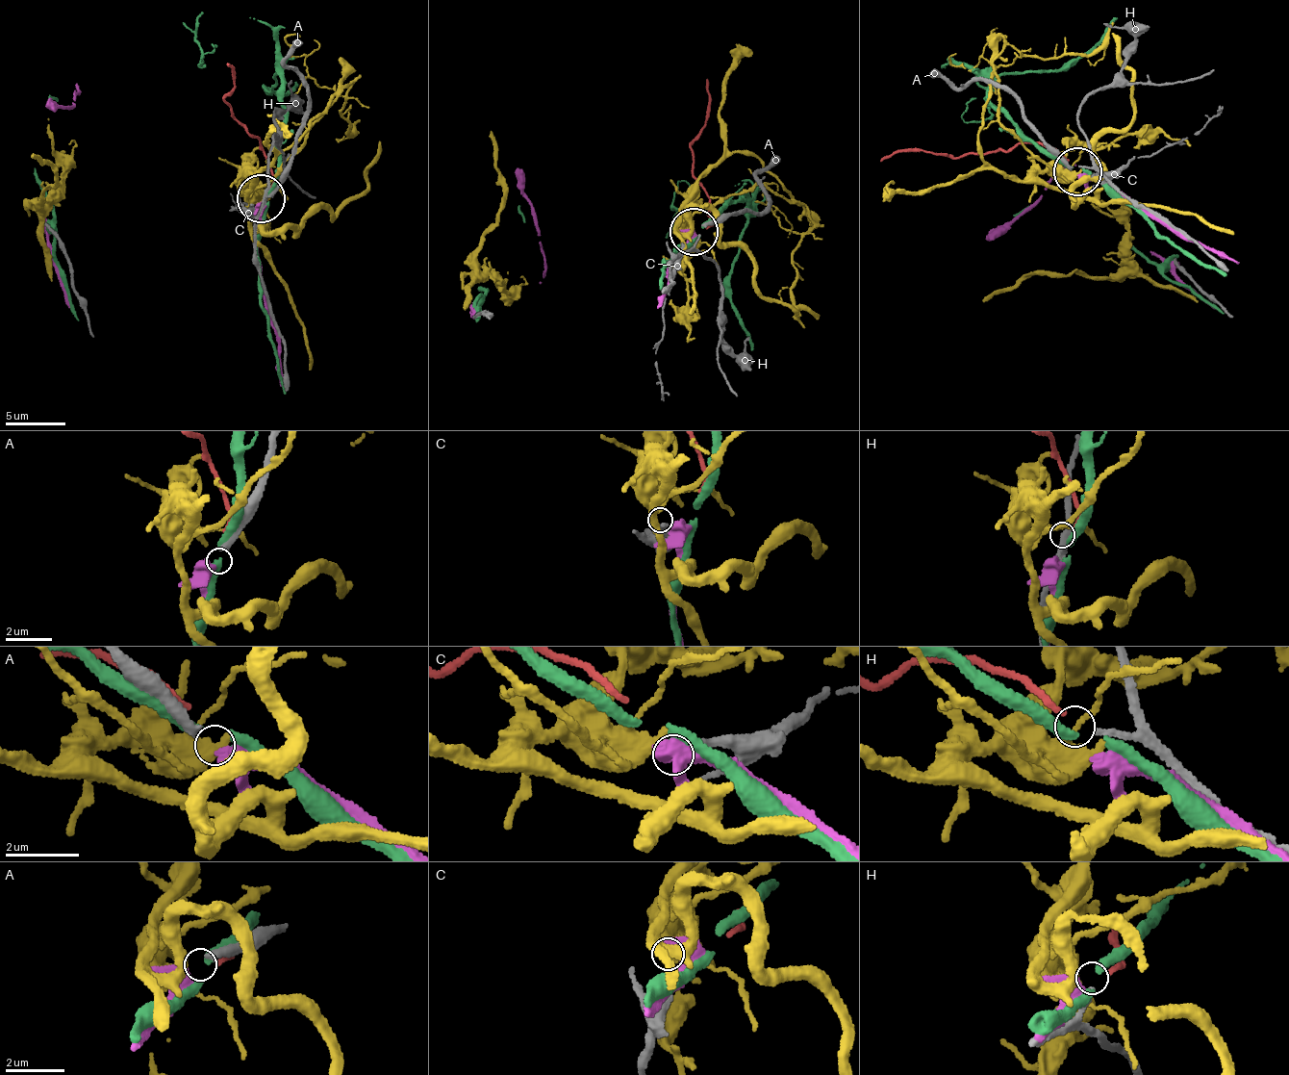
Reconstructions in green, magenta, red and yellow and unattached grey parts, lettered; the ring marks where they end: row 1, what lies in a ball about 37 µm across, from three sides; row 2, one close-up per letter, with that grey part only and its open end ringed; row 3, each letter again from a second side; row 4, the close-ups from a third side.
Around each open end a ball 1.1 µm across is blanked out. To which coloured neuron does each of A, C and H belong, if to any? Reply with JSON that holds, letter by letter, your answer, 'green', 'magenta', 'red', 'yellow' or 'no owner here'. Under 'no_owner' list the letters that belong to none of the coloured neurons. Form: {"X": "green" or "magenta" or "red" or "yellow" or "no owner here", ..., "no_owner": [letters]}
{"A": "magenta", "C": "no owner here", "H": "red", "no_owner": ["C"]}

